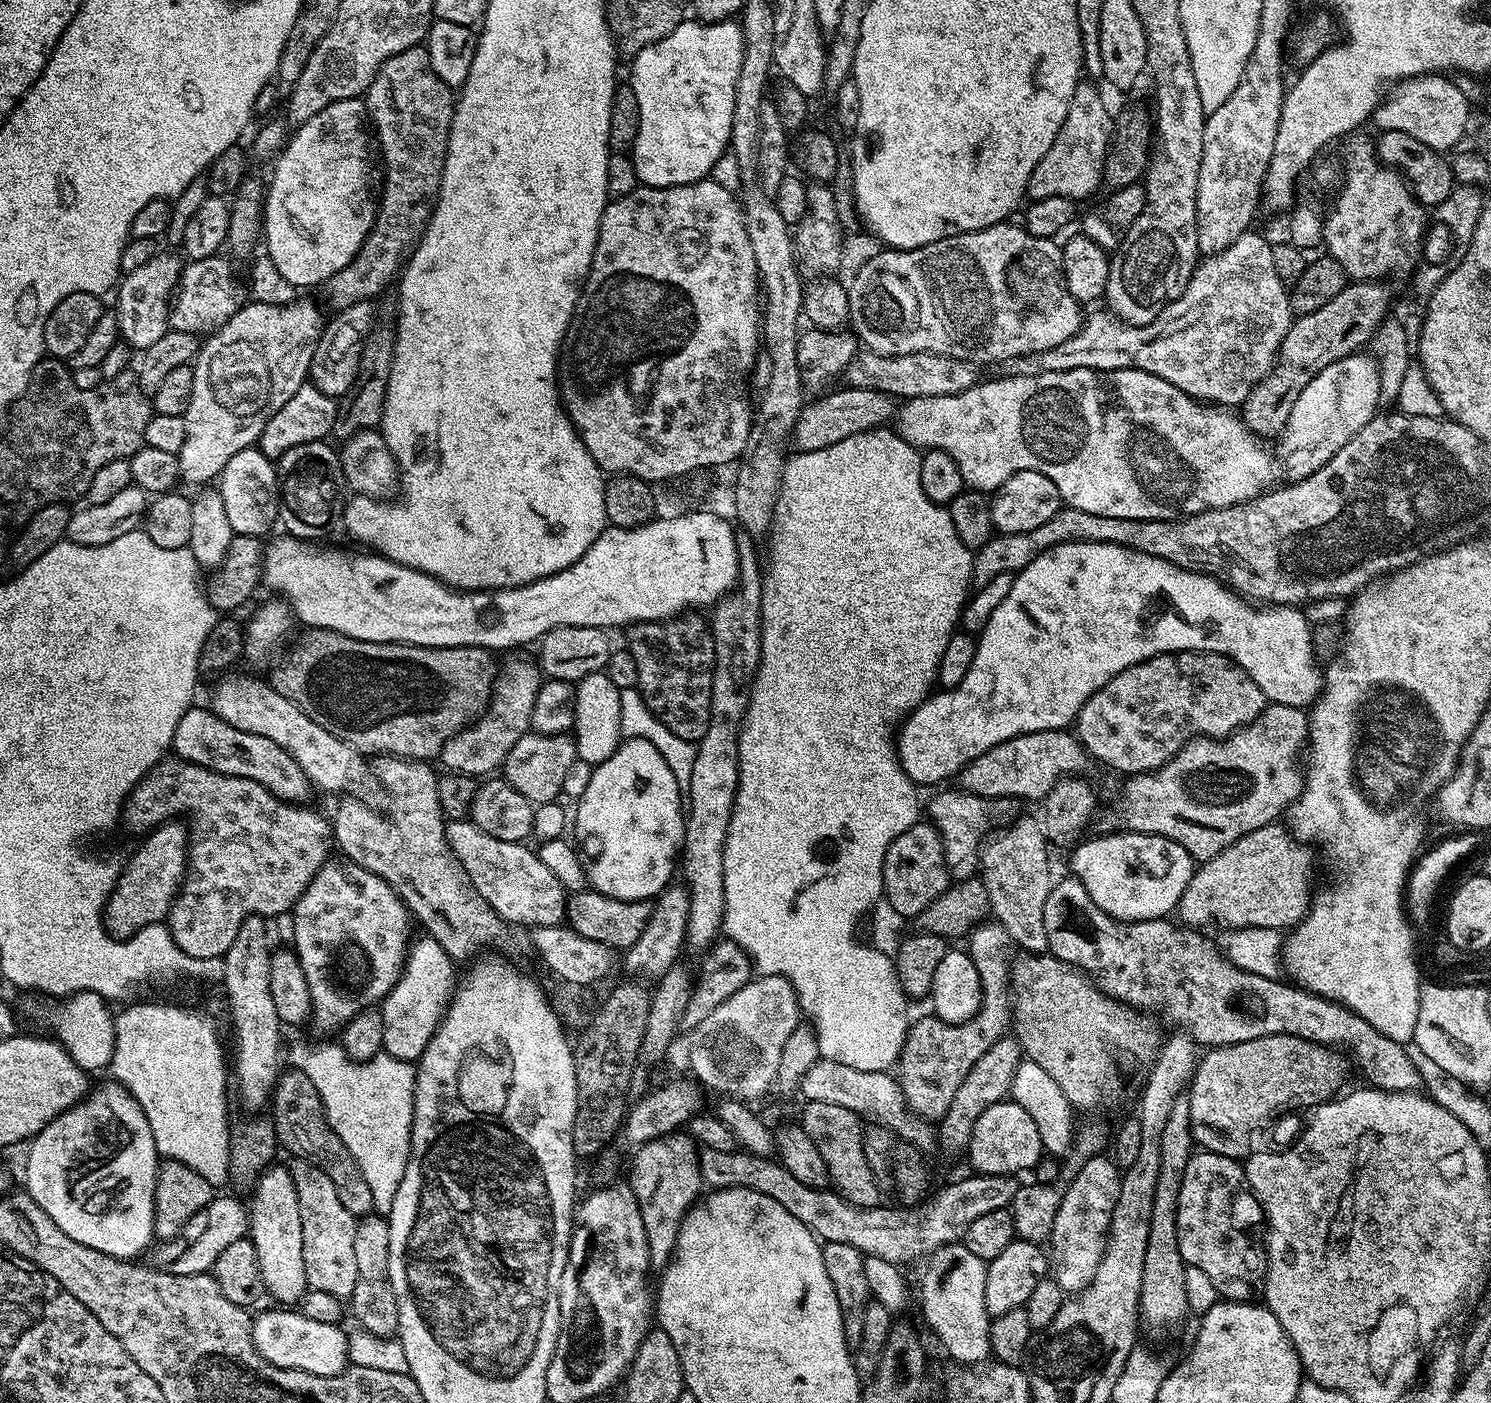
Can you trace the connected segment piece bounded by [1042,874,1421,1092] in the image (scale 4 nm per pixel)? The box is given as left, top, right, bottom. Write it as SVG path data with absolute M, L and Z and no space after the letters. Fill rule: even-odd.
M1071 874L1065 876L1065 880L1057 879L1053 883L1050 894L1046 894L1046 910L1042 910L1048 952L1071 968L1079 968L1085 976L1091 976L1096 987L1110 998L1148 1014L1161 1012L1170 1023L1176 1024L1172 1026L1187 1032L1200 1046L1221 1048L1238 1042L1250 1042L1254 1038L1290 1034L1294 1038L1306 1038L1306 1042L1343 1050L1351 1063L1360 1067L1361 1074L1368 1079L1365 1081L1371 1087L1387 1092L1414 1092L1421 1087L1419 1072L1407 1058L1404 1045L1374 1030L1374 1026L1370 1026L1366 1018L1354 1014L1354 1010L1307 992L1295 983L1283 984L1283 979L1263 977L1239 969L1219 947L1216 949L1214 941L1204 937L1207 935L1203 931L1185 930L1175 923L1172 925L1168 918L1116 920L1103 912L1090 894L1086 894L1086 886L1082 886L1080 880Z

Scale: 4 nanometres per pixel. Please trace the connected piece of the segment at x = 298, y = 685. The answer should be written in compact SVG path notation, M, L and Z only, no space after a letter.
M314 628L305 631L305 633L305 636L300 640L300 645L292 653L289 651L271 669L271 671L273 670L272 677L270 677L271 686L274 690L278 690L278 694L282 694L286 699L294 701L307 716L314 718L314 722L318 722L318 726L322 726L322 730L330 730L330 734L342 738L342 742L346 742L351 748L355 748L361 754L376 752L375 754L380 756L399 756L402 760L435 761L439 757L441 750L452 738L458 735L463 728L467 728L473 720L479 720L488 711L488 703L492 701L492 687L496 685L496 677L498 675L498 660L496 664L495 658L492 657L495 655L489 649L423 648L412 644L362 642L358 638L350 638L346 634L338 634L325 628Z

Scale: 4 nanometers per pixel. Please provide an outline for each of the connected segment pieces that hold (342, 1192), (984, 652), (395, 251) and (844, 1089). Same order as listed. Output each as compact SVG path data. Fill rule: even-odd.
M295 1070L281 1071L280 1079L276 1081L274 1093L274 1119L276 1121L276 1138L281 1149L293 1152L293 1157L310 1162L334 1182L338 1190L338 1198L346 1210L357 1218L369 1215L374 1209L374 1194L370 1194L370 1186L366 1178L362 1178L362 1170L358 1170L358 1162L342 1146L342 1138L334 1134L330 1122L324 1113L322 1098L318 1098L318 1090L306 1074Z
M1078 542L1077 544L1059 544L1043 552L1030 566L1015 573L1010 586L1010 594L1006 594L1006 602L990 614L988 627L978 633L976 640L976 653L974 662L970 662L970 670L966 670L966 678L958 686L947 690L937 691L929 695L927 700L921 702L914 711L903 717L898 728L896 741L896 756L905 774L917 786L923 784L940 784L943 780L959 777L960 772L974 758L978 758L986 750L998 746L1015 736L1022 734L1034 734L1038 730L1064 730L1075 721L1076 715L1086 701L1091 698L1106 682L1110 682L1122 670L1126 670L1135 664L1141 664L1155 656L1161 656L1167 652L1213 652L1219 656L1225 656L1233 660L1254 682L1258 690L1262 690L1265 701L1281 704L1282 706L1294 706L1295 708L1307 709L1316 703L1320 697L1320 690L1324 687L1324 677L1321 665L1316 659L1312 649L1312 628L1304 617L1299 607L1287 604L1273 604L1271 606L1257 607L1255 603L1243 599L1237 592L1220 583L1215 576L1205 576L1202 572L1191 572L1188 568L1179 568L1177 564L1166 562L1162 558L1154 558L1150 554L1134 552L1131 548L1123 548L1117 544L1103 544L1102 542Z
M427 47L402 50L376 71L366 93L371 127L382 157L382 187L378 192L376 220L358 254L330 281L333 309L354 302L375 301L376 295L397 279L410 249L432 217L446 162L448 135L456 109L454 92L434 74Z
M820 1058L801 1078L798 1092L804 1095L805 1101L830 1102L833 1106L846 1106L846 1110L855 1112L861 1118L869 1116L872 1119L869 1121L888 1129L897 1141L912 1144L921 1150L937 1147L938 1136L933 1125L908 1109L897 1077L888 1072L854 1070L854 1066L842 1066Z

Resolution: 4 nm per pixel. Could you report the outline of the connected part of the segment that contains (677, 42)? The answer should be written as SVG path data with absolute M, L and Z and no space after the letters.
M696 18L685 19L677 28L670 30L666 38L646 46L634 57L631 57L632 77L630 83L634 90L634 98L638 98L640 107L640 121L638 122L638 138L631 150L631 158L634 162L637 181L646 188L669 188L670 186L682 186L693 184L699 180L711 177L714 162L722 158L724 152L729 151L730 122L734 122L734 90L738 86L738 70L742 70L742 58L744 57L744 35L739 23L735 19L726 19L716 23L701 23Z

